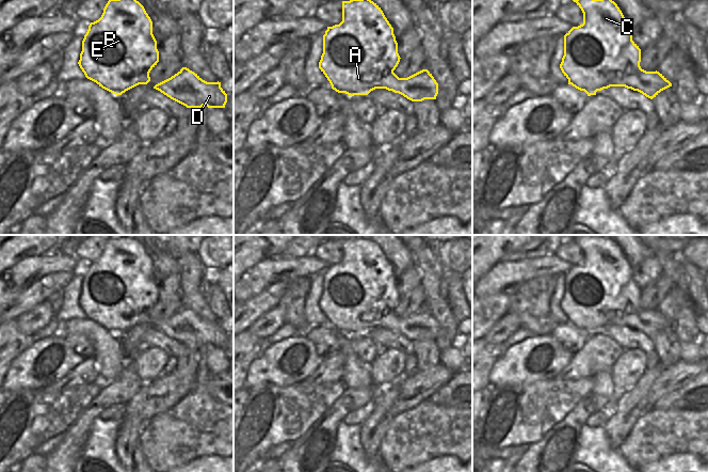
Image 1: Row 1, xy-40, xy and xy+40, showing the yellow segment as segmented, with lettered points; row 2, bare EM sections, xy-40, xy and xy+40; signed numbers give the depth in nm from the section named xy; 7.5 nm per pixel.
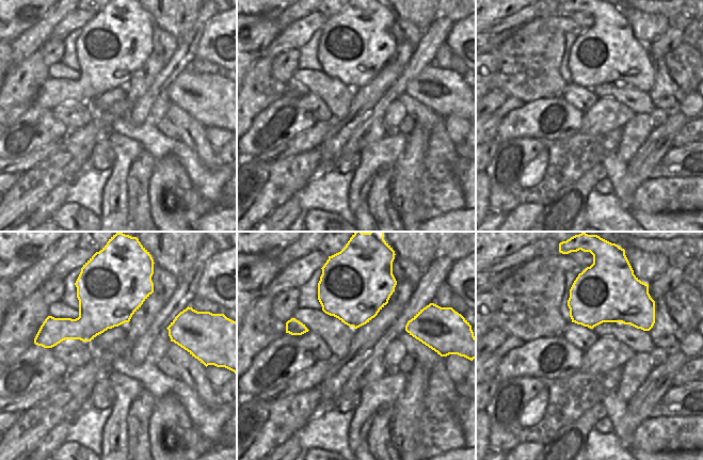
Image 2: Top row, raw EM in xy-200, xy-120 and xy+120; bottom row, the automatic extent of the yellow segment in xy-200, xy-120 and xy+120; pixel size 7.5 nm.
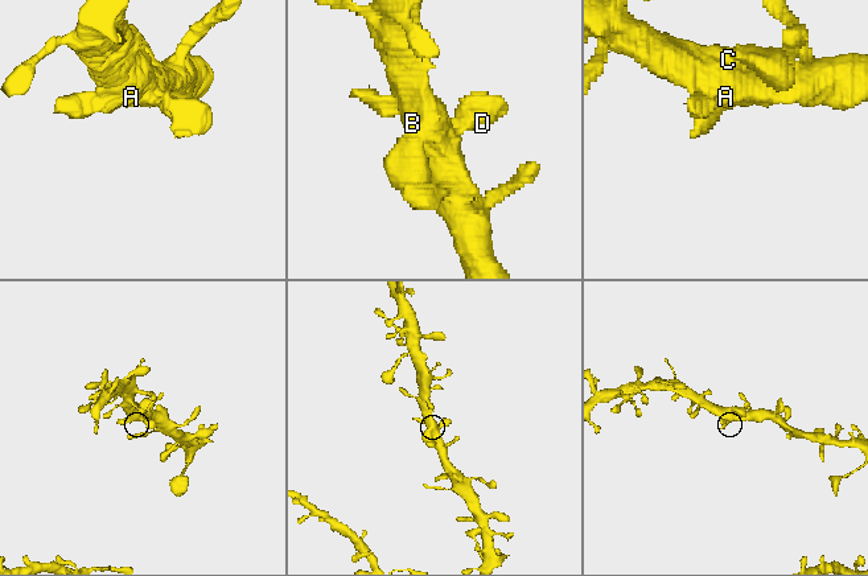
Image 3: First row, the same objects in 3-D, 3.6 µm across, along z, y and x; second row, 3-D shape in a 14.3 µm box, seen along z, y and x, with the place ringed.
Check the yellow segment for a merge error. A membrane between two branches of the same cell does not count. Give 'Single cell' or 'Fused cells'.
Single cell.

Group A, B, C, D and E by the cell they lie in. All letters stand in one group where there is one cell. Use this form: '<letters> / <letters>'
A B C D E

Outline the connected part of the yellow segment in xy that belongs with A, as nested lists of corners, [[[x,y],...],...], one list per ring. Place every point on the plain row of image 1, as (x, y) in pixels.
[[[368,238],[342,240],[342,261],[327,266],[323,274],[323,293],[319,308],[338,332],[368,334],[375,328],[399,332],[412,341],[436,339],[438,322],[428,309],[407,317],[399,317],[393,310],[400,301],[393,267],[381,247]]]

